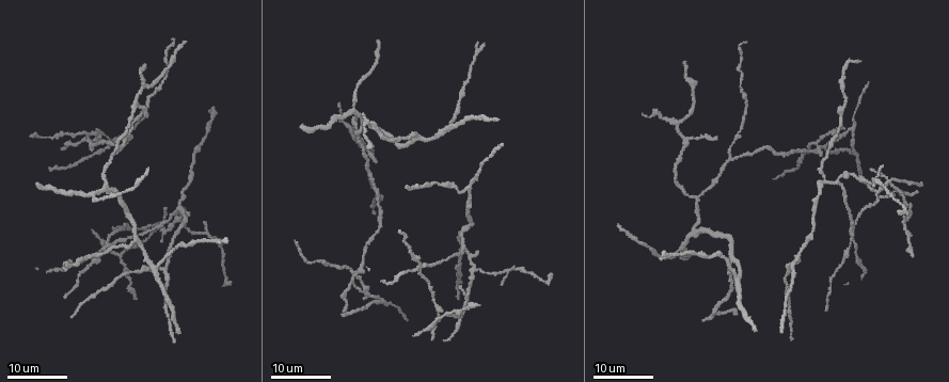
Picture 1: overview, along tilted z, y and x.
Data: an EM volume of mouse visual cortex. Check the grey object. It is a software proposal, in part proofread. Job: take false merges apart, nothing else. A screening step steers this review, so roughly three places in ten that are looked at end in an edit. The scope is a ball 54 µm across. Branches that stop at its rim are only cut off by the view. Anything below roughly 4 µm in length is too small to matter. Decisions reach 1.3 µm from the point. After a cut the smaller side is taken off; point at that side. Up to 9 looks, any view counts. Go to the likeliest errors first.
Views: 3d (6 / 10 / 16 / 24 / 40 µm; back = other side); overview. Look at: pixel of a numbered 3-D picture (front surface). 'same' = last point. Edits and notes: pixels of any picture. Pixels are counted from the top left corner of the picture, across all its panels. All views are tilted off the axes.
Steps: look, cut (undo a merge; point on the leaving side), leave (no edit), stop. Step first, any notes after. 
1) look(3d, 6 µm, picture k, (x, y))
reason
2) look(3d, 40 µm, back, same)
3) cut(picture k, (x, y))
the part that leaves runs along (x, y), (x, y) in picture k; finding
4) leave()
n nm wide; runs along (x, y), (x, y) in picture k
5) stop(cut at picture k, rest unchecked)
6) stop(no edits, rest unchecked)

look(3d, 16 µm, picture 1, (853, 235))
four-way junction

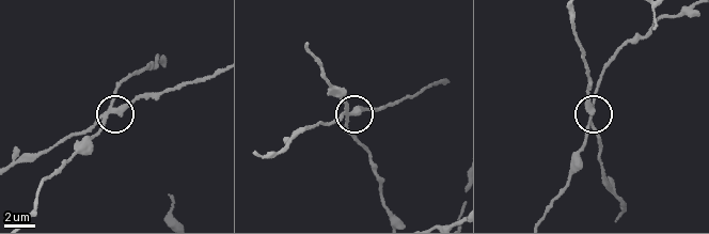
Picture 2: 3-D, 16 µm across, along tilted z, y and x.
look(3d, 10 µm, picture 2, (590, 111))

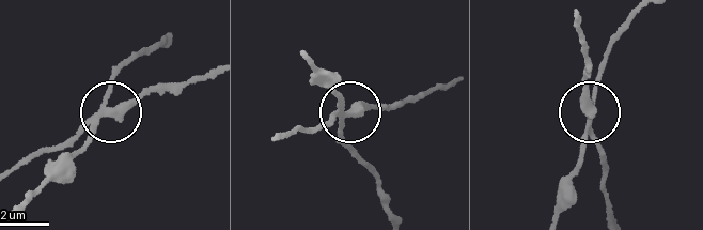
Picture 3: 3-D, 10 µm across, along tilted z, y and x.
cut(picture 3, (88, 142))
240 nm wide; the part that leaves runs along (344, 111), (337, 131), (371, 166), (384, 209) in picture 3; a second cell is stuck on

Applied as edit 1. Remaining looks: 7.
look(overview)

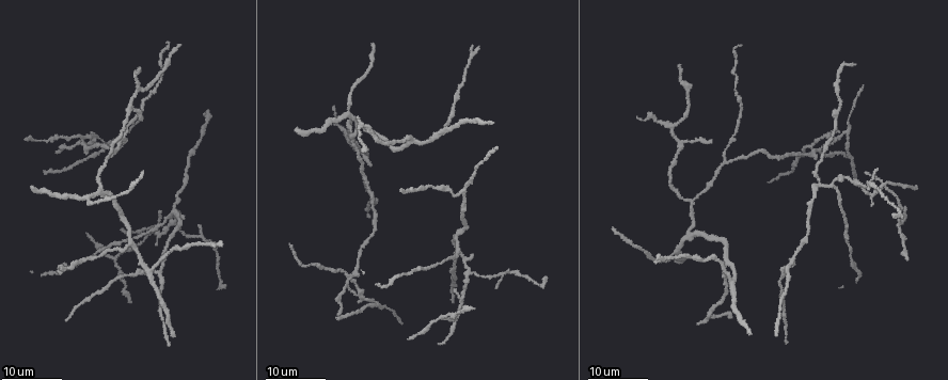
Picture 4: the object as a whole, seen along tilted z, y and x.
look(3d, 16 µm, picture 4, (349, 110))
branch point

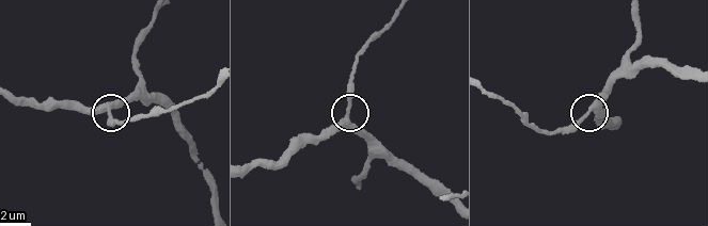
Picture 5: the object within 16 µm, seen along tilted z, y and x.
look(3d, 6 µm, picture 5, (350, 113))

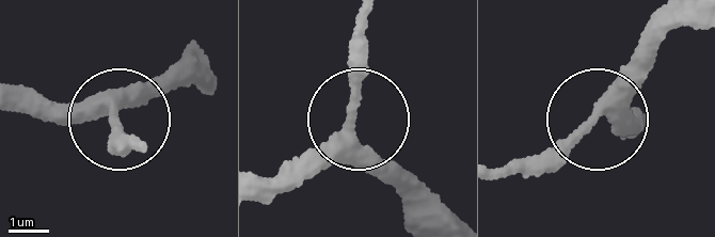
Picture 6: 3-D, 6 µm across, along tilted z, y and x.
leave()
280 nm wide; runs along (427, 219), (350, 129), (282, 182) in picture 6; all the same cell

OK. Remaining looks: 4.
look(3d, 24 µm, picture 4, (461, 304))
looks like a crossing

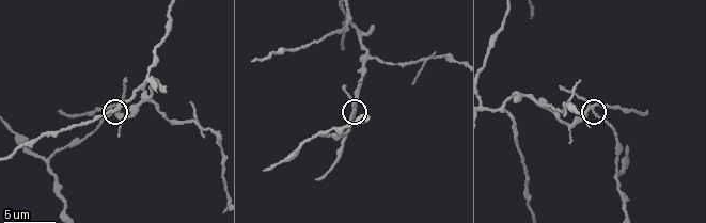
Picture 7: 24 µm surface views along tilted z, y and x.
look(3d, 6 µm, picture 7, (592, 111))
zoom in

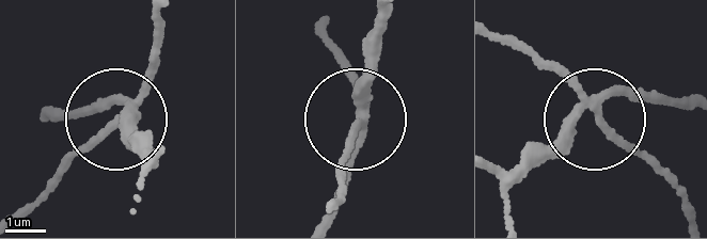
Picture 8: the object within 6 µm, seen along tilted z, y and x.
look(3d, 6 µm, back, picture 8, (598, 112))
other side

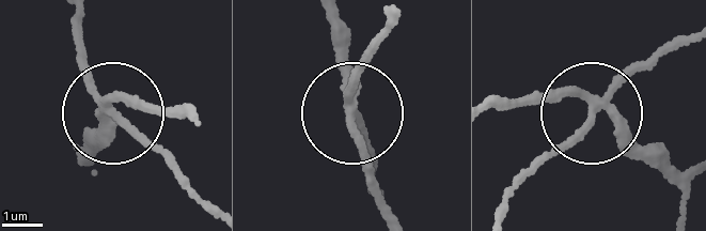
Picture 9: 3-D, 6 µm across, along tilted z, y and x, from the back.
cut(picture 9, (87, 56))
the part that leaves runs along (110, 110), (212, 208) in picture 9; a second cell is stuck on

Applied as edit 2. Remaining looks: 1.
stop(cut at picture 3, cut at picture 9, rest unchecked)

